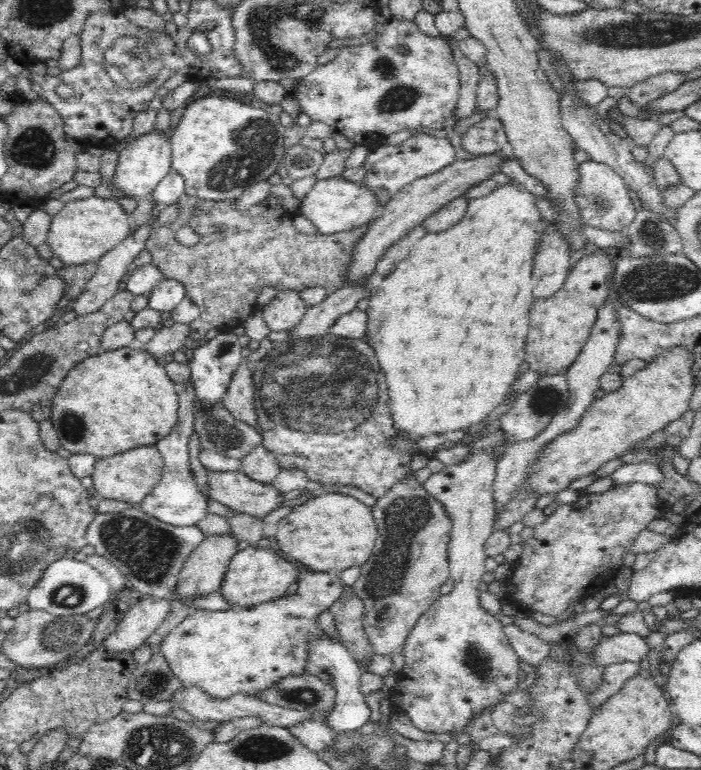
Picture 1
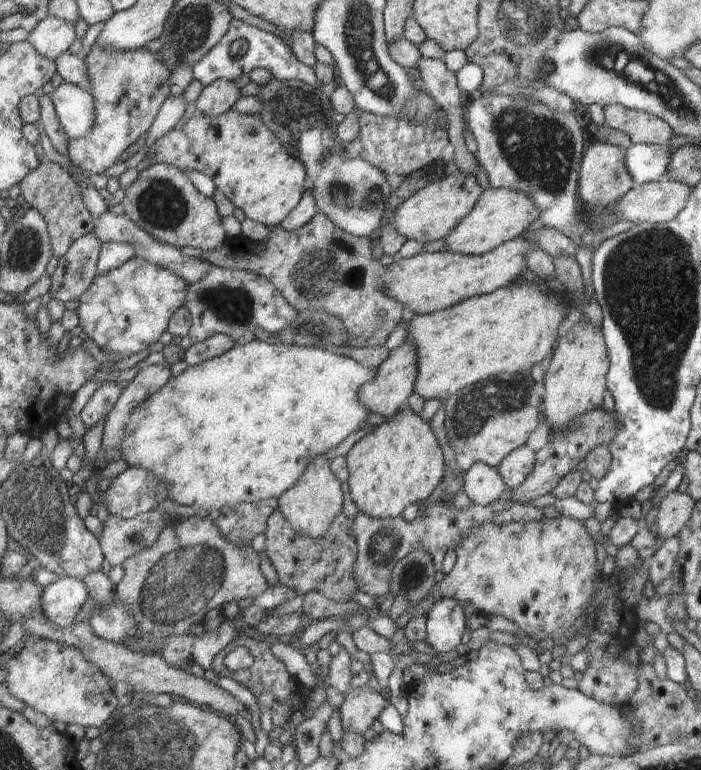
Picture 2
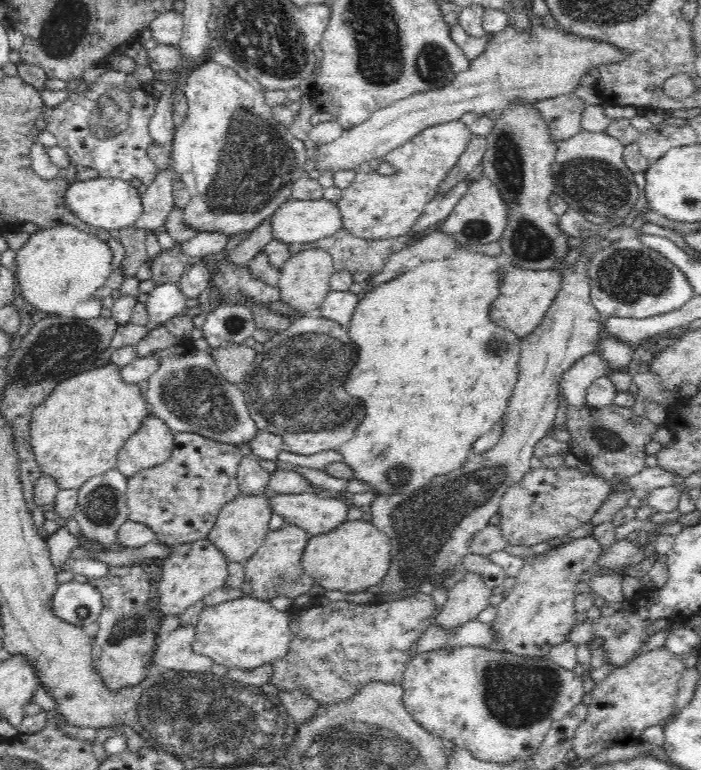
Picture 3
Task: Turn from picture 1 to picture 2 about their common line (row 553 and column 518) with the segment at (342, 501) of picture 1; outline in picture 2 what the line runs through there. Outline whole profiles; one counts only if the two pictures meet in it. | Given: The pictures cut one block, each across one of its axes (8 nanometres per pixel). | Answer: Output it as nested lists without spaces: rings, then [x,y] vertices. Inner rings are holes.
[[[526,276],[517,285],[468,298],[432,314],[408,315],[406,340],[376,368],[374,380],[358,390],[356,402],[362,402],[368,412],[390,418],[407,407],[411,394],[445,402],[462,388],[491,376],[530,373],[536,364],[546,364],[570,310],[550,289],[543,283],[532,284]]]

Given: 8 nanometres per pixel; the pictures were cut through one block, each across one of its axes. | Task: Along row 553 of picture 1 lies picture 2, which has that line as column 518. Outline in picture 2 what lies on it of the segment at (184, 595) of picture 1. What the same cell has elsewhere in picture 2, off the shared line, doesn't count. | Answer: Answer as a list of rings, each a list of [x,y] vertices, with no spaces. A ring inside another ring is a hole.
[[[488,187],[482,191],[472,212],[446,236],[446,245],[443,249],[456,254],[470,254],[470,256],[486,254],[537,224],[539,216],[540,210],[526,194],[508,188]]]

